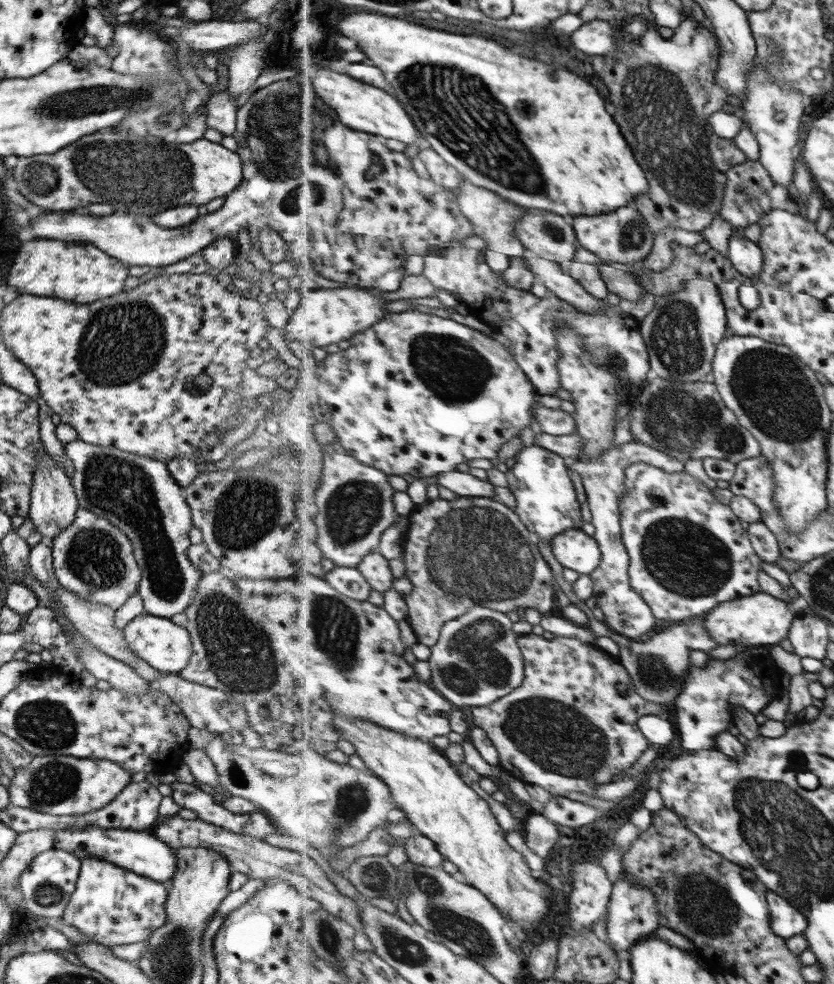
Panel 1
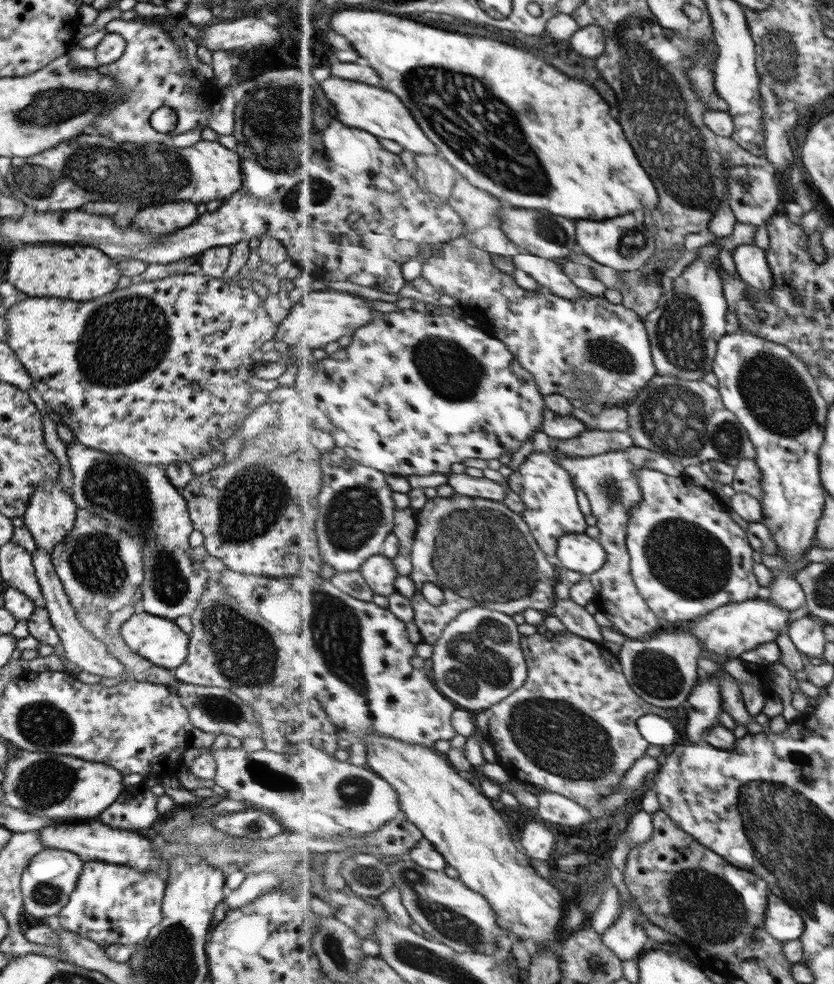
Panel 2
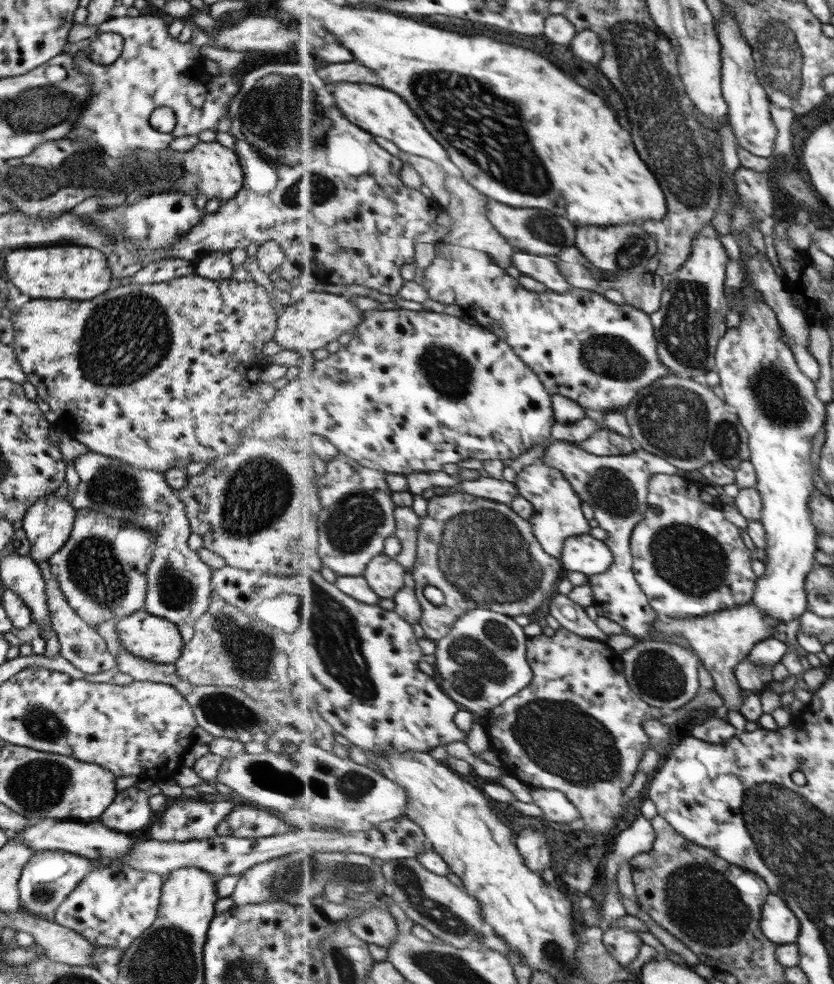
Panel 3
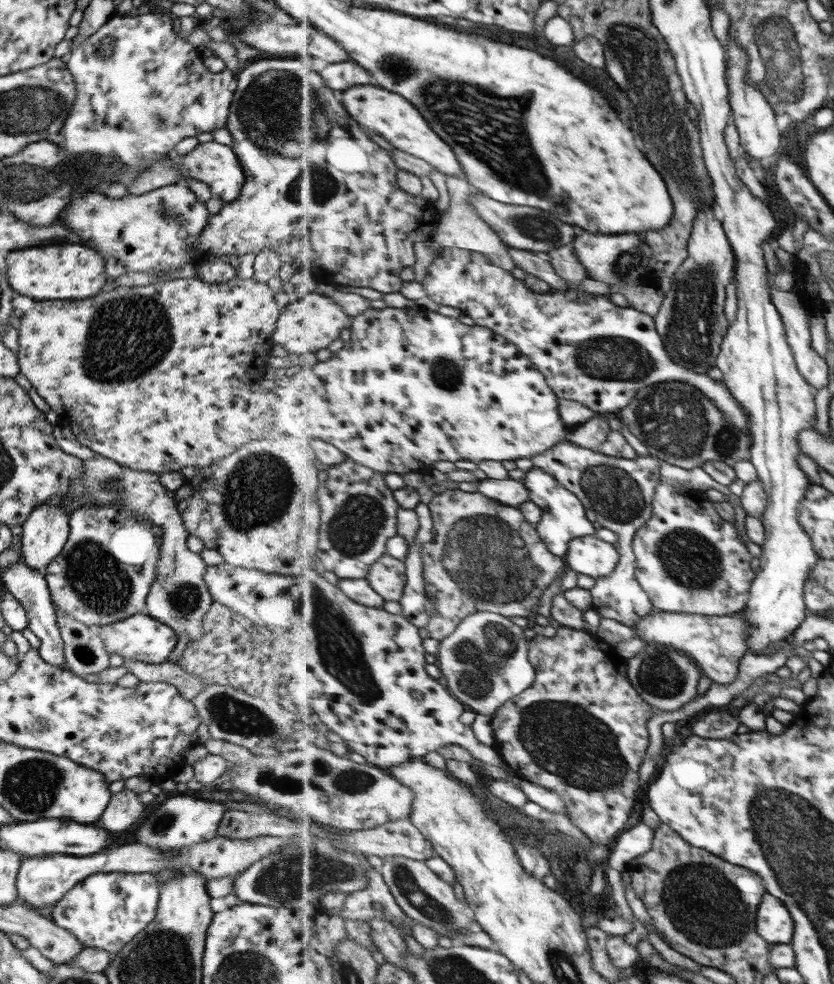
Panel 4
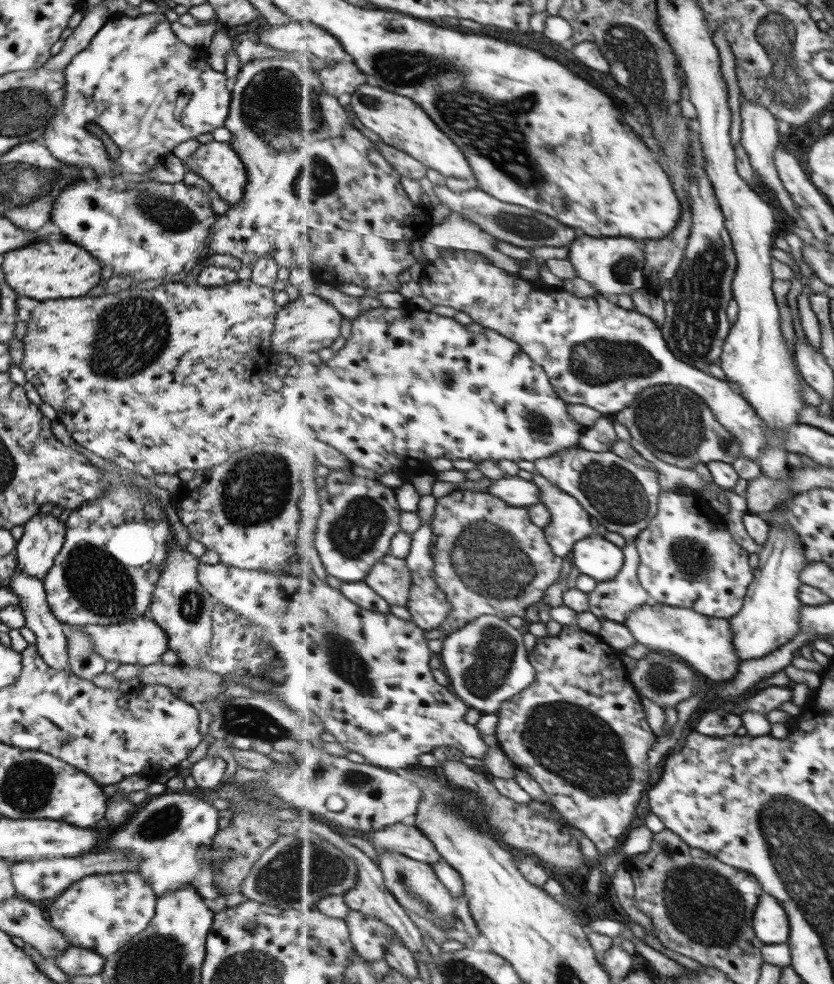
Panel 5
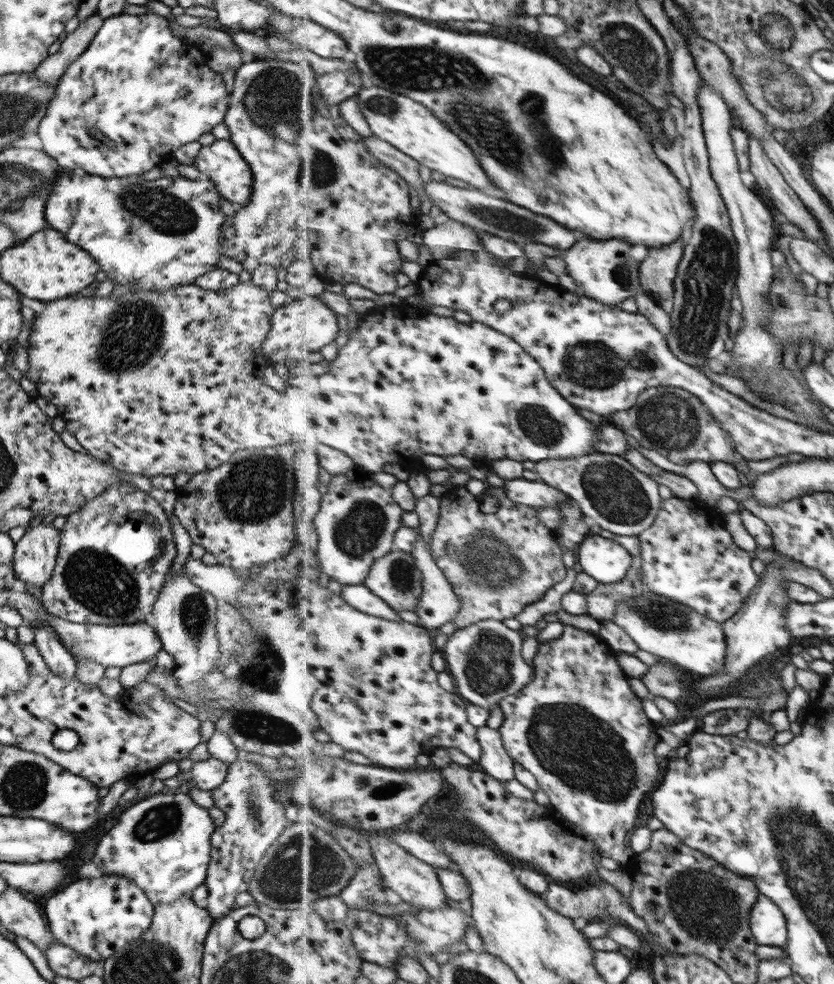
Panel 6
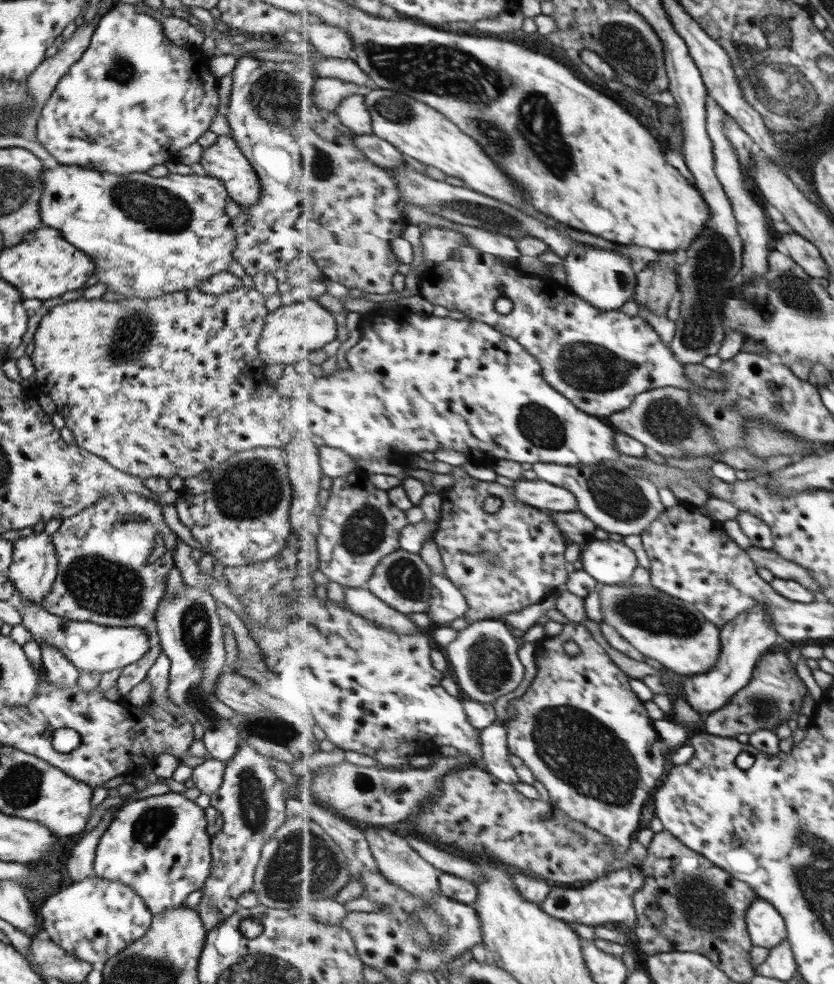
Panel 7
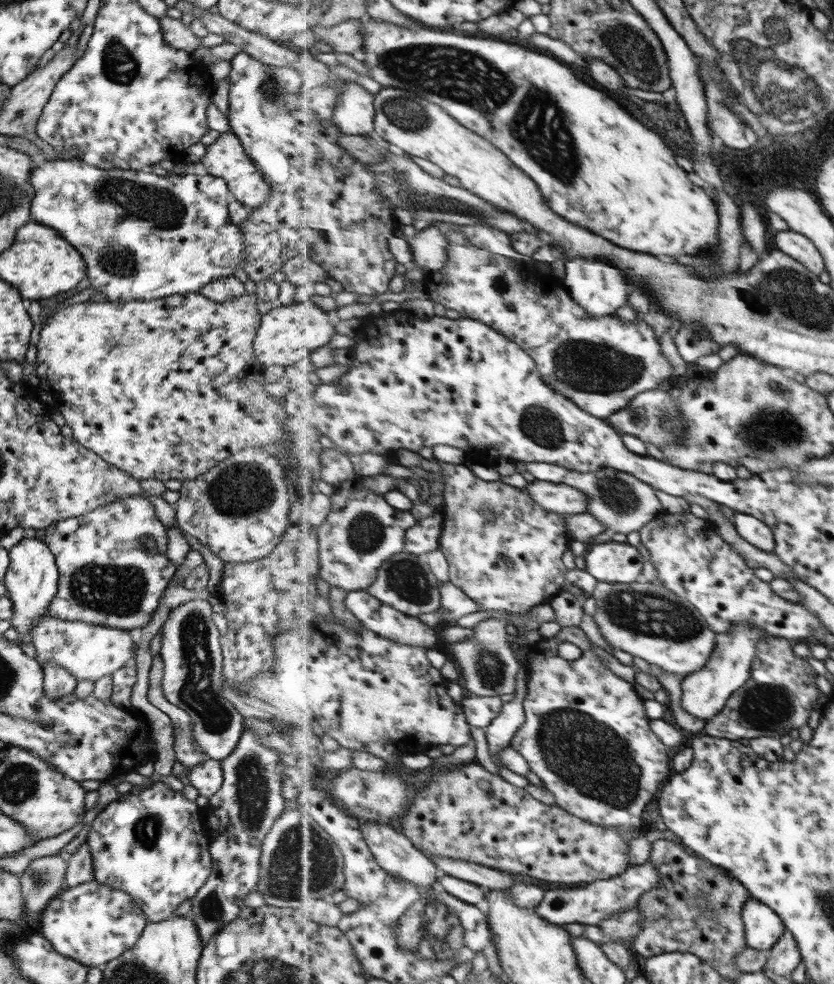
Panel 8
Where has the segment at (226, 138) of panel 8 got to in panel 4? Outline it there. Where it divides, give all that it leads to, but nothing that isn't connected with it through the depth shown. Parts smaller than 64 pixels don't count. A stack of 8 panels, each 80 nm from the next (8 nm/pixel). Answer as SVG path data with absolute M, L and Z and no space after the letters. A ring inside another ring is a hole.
M212 140L203 144L197 144L195 149L190 150L190 152L185 155L177 155L172 149L162 157L169 158L171 166L179 172L179 181L177 181L177 183L186 186L186 179L200 181L206 184L211 194L217 195L224 203L237 199L239 191L241 191L241 187L243 187L243 170L234 152L231 151L230 146L223 146Z

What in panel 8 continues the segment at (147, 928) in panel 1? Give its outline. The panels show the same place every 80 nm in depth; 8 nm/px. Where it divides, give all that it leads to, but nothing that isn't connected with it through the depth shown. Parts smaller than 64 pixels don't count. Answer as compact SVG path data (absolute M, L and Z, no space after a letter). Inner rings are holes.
M95 880L67 888L54 896L41 912L39 923L42 937L46 938L53 950L61 956L76 960L79 964L89 968L100 968L108 960L117 958L124 950L131 948L147 923L143 912L139 915L133 912L131 901L132 898L128 894L116 888L103 886Z

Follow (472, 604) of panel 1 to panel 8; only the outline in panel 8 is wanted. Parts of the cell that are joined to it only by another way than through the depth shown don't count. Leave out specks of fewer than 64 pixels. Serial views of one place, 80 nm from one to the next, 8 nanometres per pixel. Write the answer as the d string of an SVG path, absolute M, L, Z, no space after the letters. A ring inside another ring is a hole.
M431 458L440 465L445 481L444 529L440 540L440 550L449 564L449 580L465 594L480 604L482 610L498 610L512 614L529 612L537 605L548 604L566 586L566 576L570 571L568 560L569 536L566 515L543 508L523 488L515 488L501 481L487 482L473 474L465 465L451 464ZM491 511L494 519L489 521L483 512Z

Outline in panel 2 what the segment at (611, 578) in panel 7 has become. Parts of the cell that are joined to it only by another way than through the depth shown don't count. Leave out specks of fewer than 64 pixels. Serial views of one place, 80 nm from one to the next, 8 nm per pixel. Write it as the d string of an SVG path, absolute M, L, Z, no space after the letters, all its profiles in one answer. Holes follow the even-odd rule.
M586 532L566 534L559 539L556 556L566 569L585 576L600 571L608 562L608 552L600 541Z

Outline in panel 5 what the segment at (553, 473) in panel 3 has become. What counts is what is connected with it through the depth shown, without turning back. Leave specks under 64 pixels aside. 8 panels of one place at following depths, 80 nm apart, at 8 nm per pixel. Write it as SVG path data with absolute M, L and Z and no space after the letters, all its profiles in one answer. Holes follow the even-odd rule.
M542 474L533 475L531 481L539 485L542 503L553 515L553 520L544 528L548 541L557 556L571 557L580 540L596 534L596 528L591 524L591 514L574 496L561 490Z

